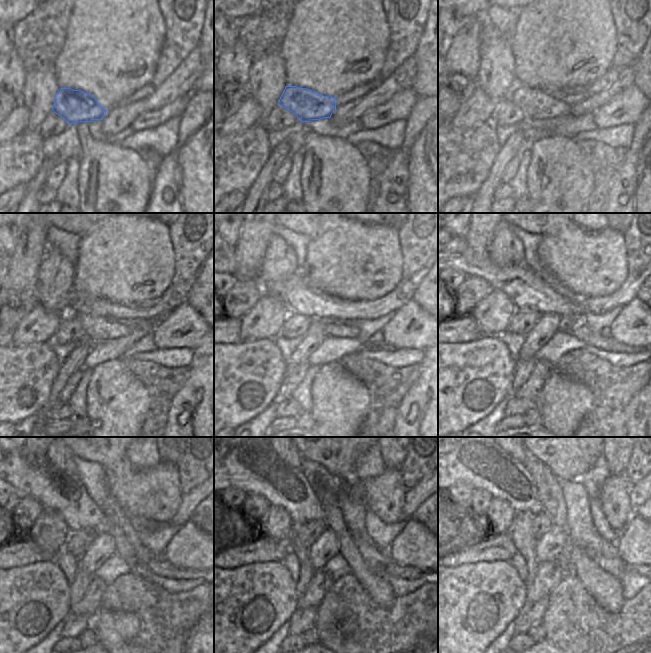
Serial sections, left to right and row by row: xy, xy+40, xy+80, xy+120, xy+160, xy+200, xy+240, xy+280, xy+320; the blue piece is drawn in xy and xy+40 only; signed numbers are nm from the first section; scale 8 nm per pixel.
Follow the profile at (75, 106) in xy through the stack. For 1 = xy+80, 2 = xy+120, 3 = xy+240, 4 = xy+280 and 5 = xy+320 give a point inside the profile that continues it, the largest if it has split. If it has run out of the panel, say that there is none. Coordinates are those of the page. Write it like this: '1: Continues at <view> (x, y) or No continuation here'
1: Continues at xy+80 (535, 104)
2: Continues at xy+120 (96, 328)
3: Continues at xy+240 (163, 568)
4: Continues at xy+280 (392, 569)
5: Continues at xy+320 (641, 570)

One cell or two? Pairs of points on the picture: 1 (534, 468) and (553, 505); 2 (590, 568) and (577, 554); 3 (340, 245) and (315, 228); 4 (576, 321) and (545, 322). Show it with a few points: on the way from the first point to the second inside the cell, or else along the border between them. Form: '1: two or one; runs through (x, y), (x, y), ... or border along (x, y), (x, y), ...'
1: one; runs through (543, 477), (552, 496)
2: one; runs through (587, 565), (579, 557)
3: two; border along (336, 223), (312, 238)
4: two; border along (563, 318), (559, 329)

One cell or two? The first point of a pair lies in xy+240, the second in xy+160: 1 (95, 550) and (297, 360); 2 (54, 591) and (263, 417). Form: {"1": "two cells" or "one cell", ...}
{"1": "one cell", "2": "two cells"}

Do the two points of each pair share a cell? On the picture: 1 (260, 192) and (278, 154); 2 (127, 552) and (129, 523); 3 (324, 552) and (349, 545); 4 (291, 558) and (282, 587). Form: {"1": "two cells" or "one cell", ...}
{"1": "one cell", "2": "two cells", "3": "two cells", "4": "two cells"}

